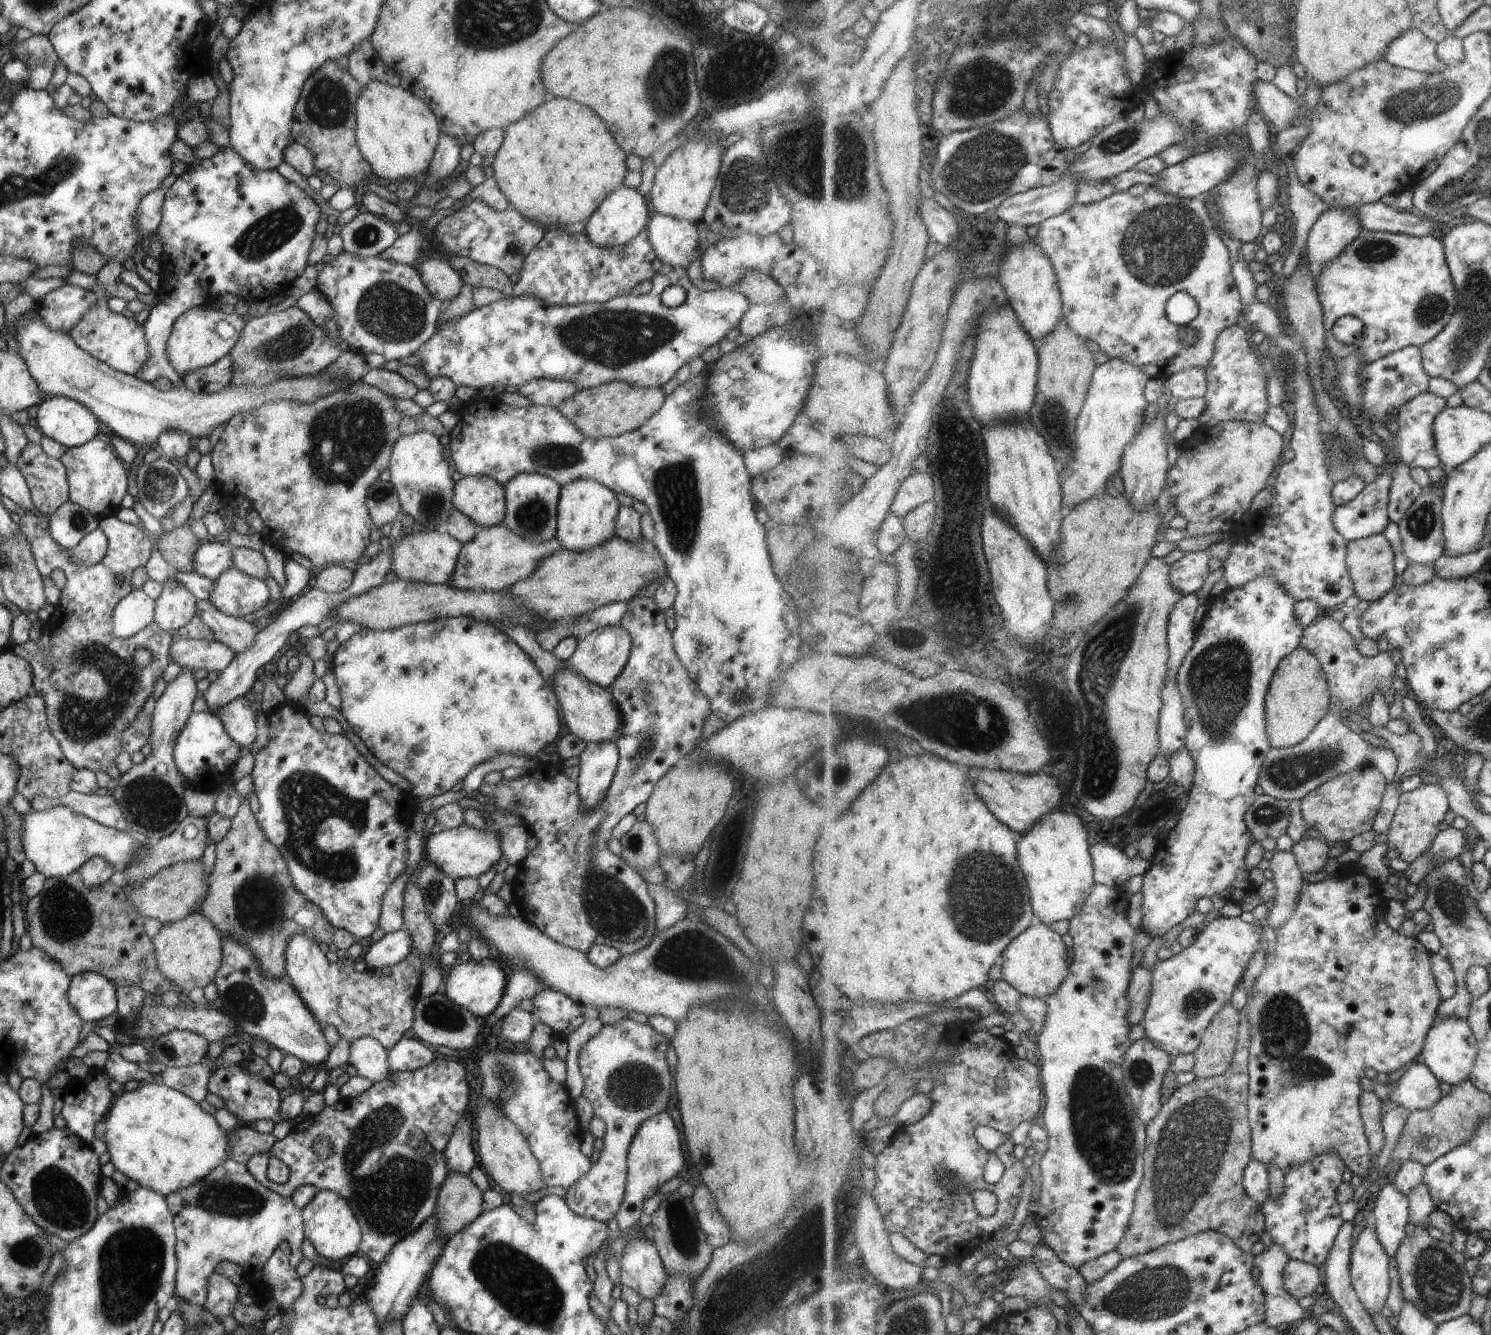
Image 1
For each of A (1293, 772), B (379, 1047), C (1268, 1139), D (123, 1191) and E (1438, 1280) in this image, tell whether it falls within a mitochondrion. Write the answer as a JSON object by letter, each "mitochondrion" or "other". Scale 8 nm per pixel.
{"A":"mitochondrion","B":"other","C":"other","D":"other","E":"mitochondrion"}

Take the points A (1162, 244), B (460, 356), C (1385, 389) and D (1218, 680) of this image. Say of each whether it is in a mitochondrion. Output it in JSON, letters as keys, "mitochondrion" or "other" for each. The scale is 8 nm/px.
{"A":"mitochondrion","B":"other","C":"mitochondrion","D":"mitochondrion"}

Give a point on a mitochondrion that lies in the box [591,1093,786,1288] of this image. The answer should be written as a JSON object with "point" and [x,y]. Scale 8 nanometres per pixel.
{"point":[687,1239]}

